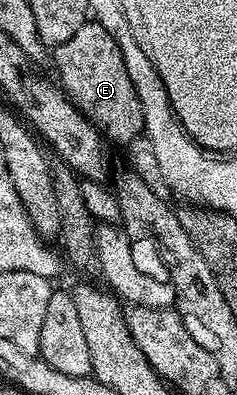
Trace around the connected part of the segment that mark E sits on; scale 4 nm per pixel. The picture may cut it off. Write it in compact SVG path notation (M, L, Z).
M93 19L87 20L69 39L69 43L54 46L58 84L108 142L127 145L143 133L143 112L137 91L125 71L125 63L113 35Z

